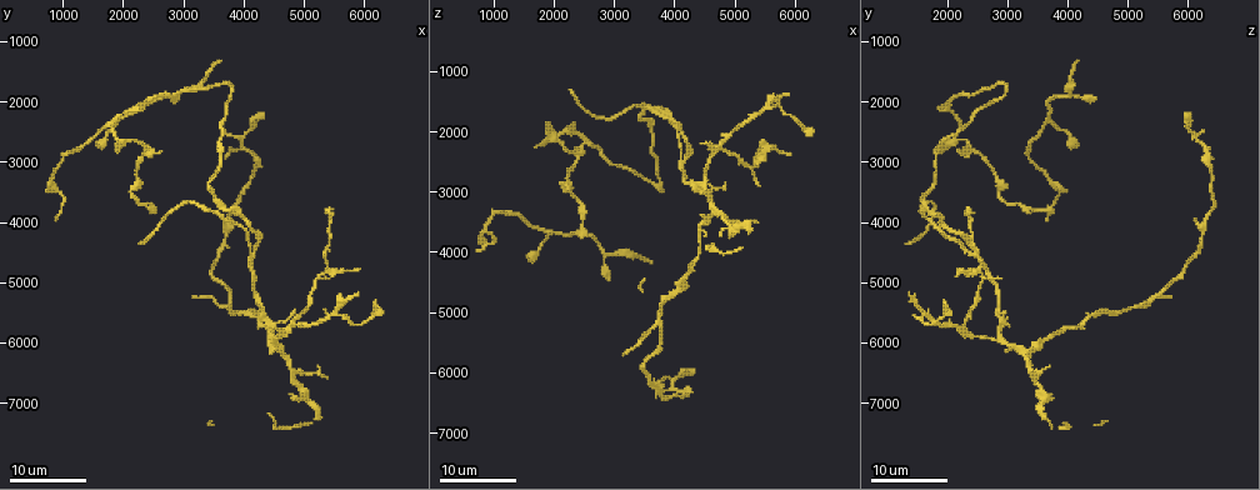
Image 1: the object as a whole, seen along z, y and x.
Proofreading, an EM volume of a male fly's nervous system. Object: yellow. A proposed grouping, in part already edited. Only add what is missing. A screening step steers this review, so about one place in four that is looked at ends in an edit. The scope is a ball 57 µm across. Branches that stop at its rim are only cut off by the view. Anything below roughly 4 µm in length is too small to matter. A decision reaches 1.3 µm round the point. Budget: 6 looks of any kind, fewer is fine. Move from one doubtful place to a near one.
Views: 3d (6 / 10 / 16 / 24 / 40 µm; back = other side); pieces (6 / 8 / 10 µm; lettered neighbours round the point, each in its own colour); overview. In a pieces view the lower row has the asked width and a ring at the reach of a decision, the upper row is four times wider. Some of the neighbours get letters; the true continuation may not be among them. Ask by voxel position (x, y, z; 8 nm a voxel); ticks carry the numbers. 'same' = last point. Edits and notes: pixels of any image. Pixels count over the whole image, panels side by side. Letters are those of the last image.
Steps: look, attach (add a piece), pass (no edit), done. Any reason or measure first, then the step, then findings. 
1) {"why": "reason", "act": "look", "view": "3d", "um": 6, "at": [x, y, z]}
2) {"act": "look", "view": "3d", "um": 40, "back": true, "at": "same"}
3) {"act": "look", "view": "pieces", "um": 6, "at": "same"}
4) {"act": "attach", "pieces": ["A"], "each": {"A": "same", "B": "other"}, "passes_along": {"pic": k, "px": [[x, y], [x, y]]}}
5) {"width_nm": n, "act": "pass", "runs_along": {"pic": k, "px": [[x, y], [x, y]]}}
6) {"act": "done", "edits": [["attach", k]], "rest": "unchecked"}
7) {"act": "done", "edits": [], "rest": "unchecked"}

{"why": "free end", "act": "look", "view": "3d", "um": 24, "at": [2900, 1950, 4450]}

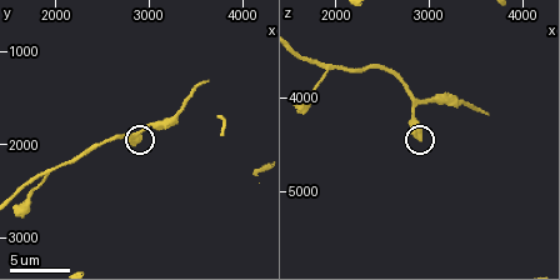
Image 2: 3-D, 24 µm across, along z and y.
{"why": "what lies round it", "act": "look", "view": "pieces", "um": 6, "at": "same"}

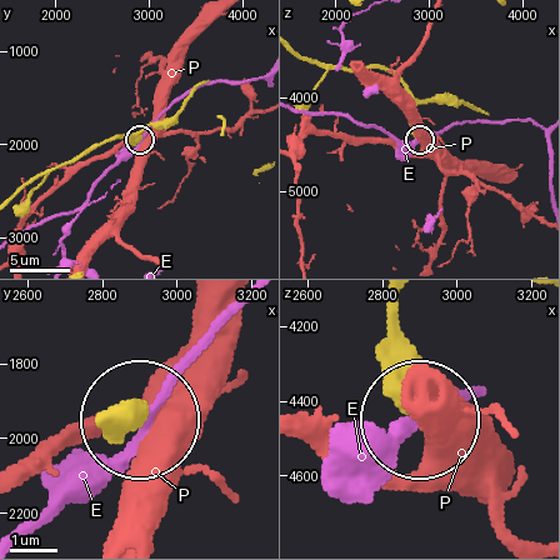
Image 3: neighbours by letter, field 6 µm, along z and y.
{"act": "pass", "each": {"E": "other", "P": "other"}, "found": "none of them fits"}

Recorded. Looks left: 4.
{"why": "end of a long branch", "act": "look", "view": "pieces", "um": 8, "at": [3600, 1350, 4150]}

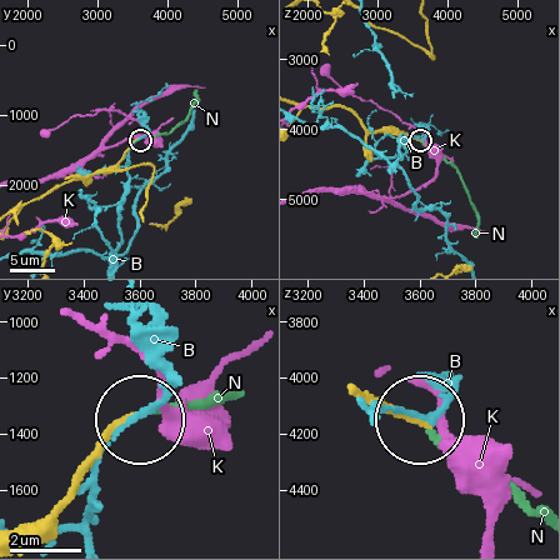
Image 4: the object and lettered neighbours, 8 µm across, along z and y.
{"act": "attach", "pieces": ["N"], "each": {"B": "other", "K": "other", "N": "same"}, "passes_along": {"pic": 4, "px": [[120, 159], [139, 139], [169, 134], [185, 120], [196, 91]]}, "found": "it goes on there"}

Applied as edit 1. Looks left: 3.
{"why": "branch stops here", "act": "look", "view": "3d", "um": 16, "at": [3150, 5250, 5700]}

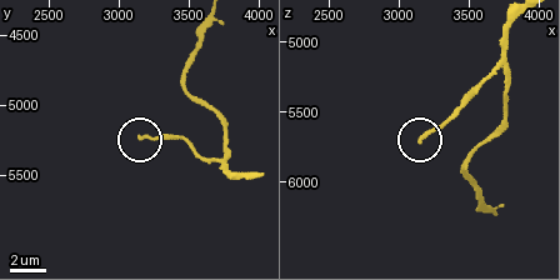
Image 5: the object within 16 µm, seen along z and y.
{"act": "look", "view": "pieces", "um": 8, "at": [3140, 5240, 5700]}

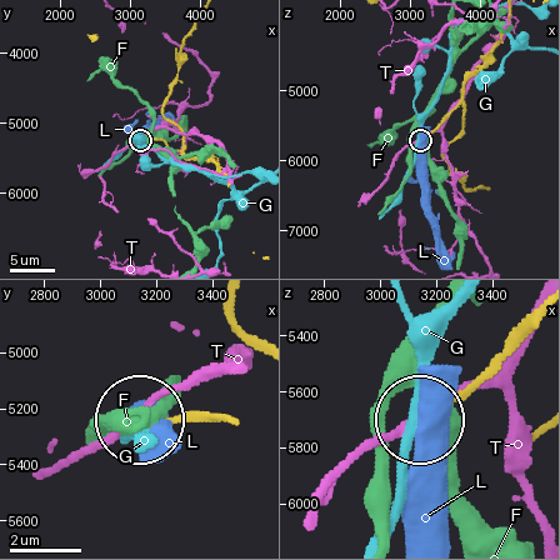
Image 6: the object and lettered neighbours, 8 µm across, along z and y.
{"width_nm": 190, "act": "pass", "each": {"F": "other", "G": "other", "L": "other", "T": "other"}, "runs_along": {"pic": 6, "px": [[538, 316], [503, 361], [425, 415]]}, "found": "no lettered piece goes on from it"}

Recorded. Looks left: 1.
{"act": "done", "edits": [["attach", 4]], "rest": "unchecked"}

